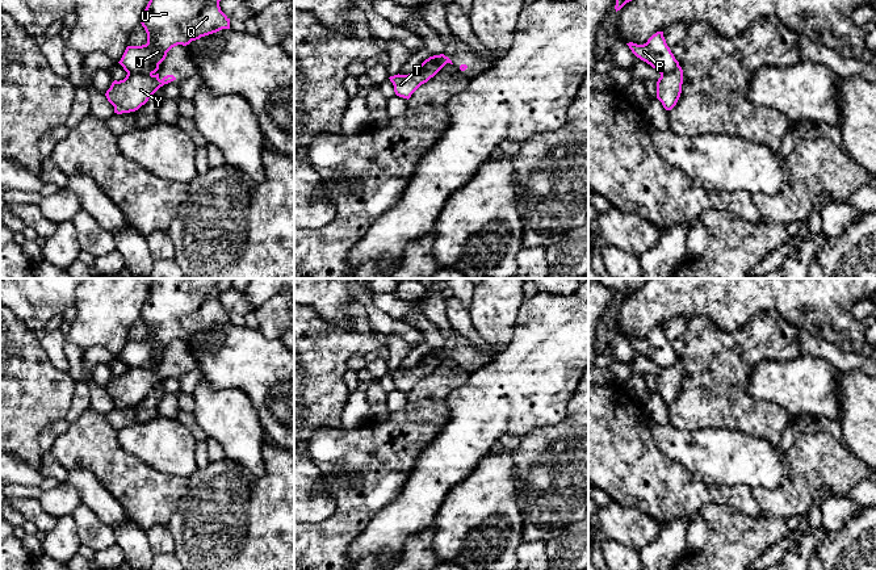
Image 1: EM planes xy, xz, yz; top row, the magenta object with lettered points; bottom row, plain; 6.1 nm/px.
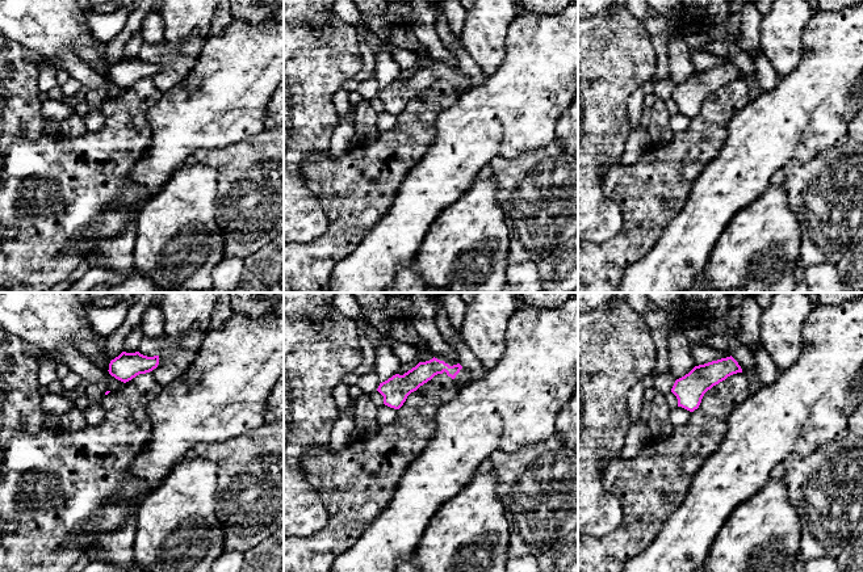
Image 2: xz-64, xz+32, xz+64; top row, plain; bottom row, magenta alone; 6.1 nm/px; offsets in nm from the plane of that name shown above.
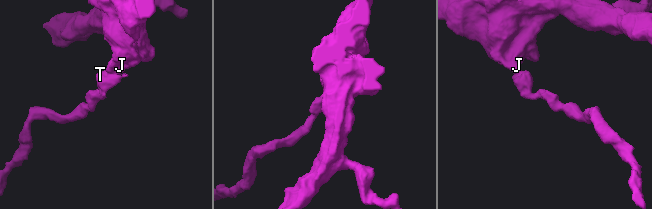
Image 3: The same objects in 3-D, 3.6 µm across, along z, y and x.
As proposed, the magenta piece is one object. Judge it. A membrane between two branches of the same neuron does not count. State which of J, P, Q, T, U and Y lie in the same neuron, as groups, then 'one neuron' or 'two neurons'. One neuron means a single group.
J P Q U / T Y | two neurons

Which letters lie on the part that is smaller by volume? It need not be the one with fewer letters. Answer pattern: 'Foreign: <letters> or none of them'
Foreign: T, Y

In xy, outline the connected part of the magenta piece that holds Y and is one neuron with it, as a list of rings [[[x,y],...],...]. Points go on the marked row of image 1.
[[[127,74],[123,80],[114,80],[105,96],[114,106],[114,113],[130,113],[144,105],[160,87],[173,80],[176,80],[173,75],[160,80],[159,74]]]

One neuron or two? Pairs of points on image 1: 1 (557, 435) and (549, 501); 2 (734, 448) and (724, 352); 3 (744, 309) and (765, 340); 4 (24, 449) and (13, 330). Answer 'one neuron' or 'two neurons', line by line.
1: one neuron
2: two neurons
3: two neurons
4: one neuron

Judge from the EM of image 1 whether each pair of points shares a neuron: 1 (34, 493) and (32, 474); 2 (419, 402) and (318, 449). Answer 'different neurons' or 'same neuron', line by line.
1: different neurons
2: same neuron

